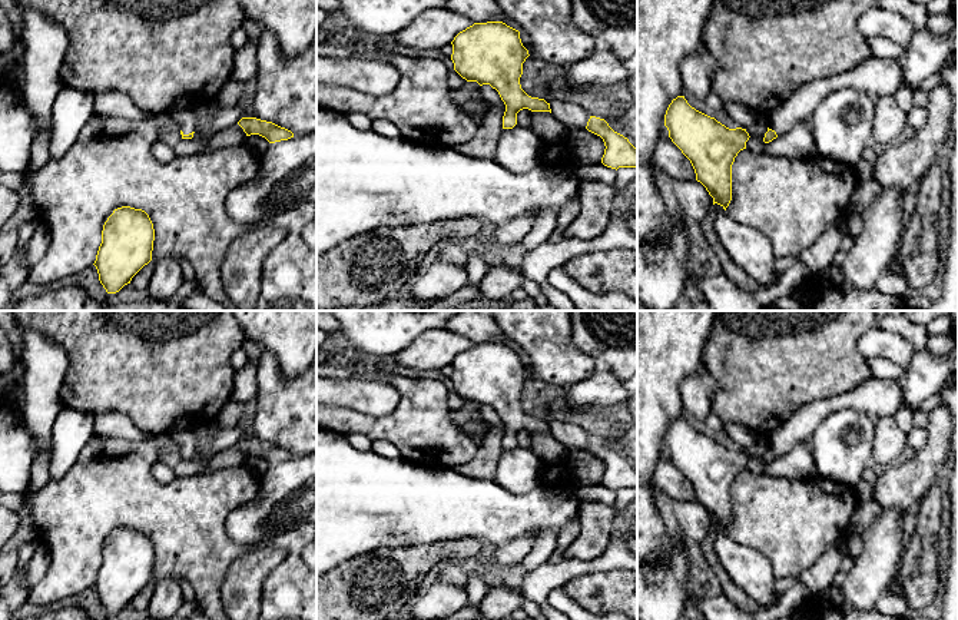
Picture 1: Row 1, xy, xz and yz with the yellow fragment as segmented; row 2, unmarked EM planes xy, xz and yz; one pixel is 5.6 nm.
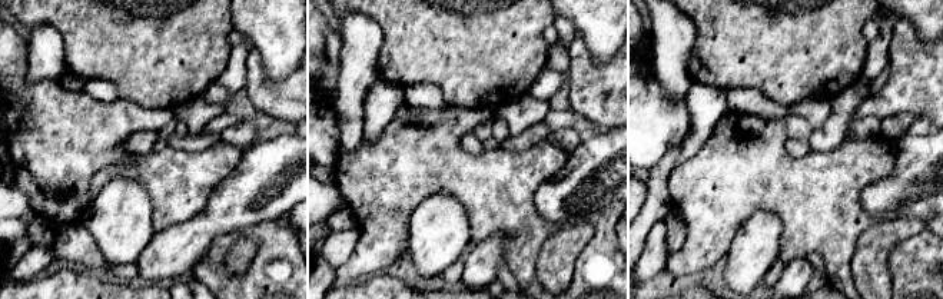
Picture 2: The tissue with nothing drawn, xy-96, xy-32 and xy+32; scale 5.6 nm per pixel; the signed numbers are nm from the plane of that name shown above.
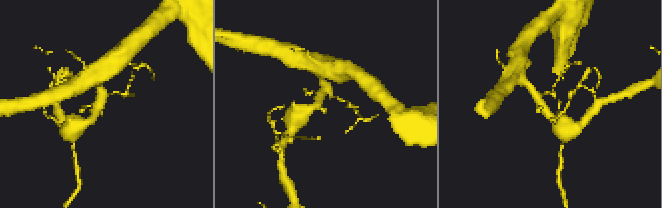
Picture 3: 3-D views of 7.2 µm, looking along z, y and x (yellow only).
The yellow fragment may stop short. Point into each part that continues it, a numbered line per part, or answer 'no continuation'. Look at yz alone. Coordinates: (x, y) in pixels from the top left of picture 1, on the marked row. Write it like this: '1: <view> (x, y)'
1: yz (875, 76)

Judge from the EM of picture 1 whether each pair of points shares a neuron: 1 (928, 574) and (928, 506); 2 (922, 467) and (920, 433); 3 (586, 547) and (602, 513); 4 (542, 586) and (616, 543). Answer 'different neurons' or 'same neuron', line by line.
1: same neuron
2: different neurons
3: same neuron
4: same neuron

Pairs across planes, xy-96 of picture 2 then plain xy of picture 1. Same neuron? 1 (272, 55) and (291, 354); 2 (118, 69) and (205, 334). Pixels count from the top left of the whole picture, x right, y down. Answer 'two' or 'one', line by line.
1: one
2: one

